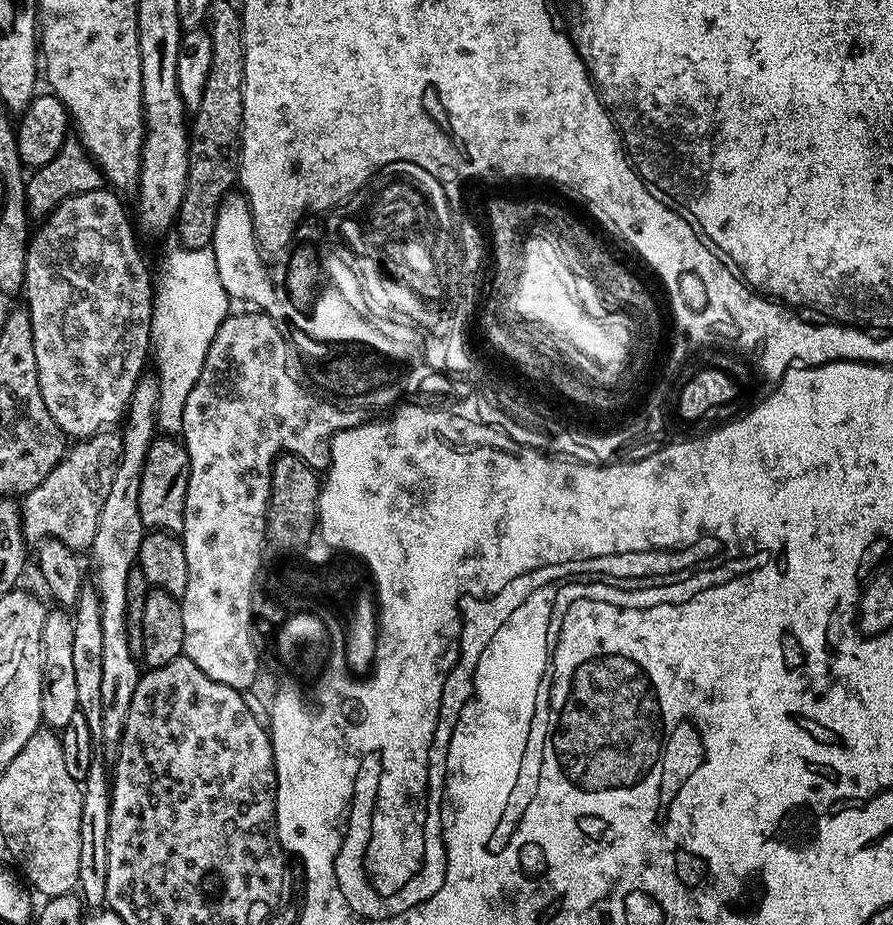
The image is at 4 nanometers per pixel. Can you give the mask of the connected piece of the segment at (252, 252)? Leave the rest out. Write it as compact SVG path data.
M233 190L224 196L219 204L218 219L210 247L215 256L215 265L218 266L222 288L228 296L235 301L238 299L248 302L250 304L247 305L256 307L259 311L269 311L274 304L275 285L269 267L266 268L264 254L253 234L252 214L243 193Z

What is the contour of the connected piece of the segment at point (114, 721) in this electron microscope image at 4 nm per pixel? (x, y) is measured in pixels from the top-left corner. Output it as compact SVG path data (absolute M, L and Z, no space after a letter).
M145 374L140 377L140 381L134 386L134 394L128 400L128 411L122 421L124 432L122 431L122 454L118 470L114 474L110 494L106 494L106 506L102 506L97 532L90 547L92 564L96 567L94 587L102 602L102 751L108 758L115 757L120 749L120 739L126 730L126 718L130 714L130 702L134 702L134 690L138 690L138 682L142 675L141 665L130 650L126 630L126 578L130 570L137 567L140 543L146 535L146 527L138 510L138 490L142 486L146 454L152 441L158 436L158 379L151 375Z

